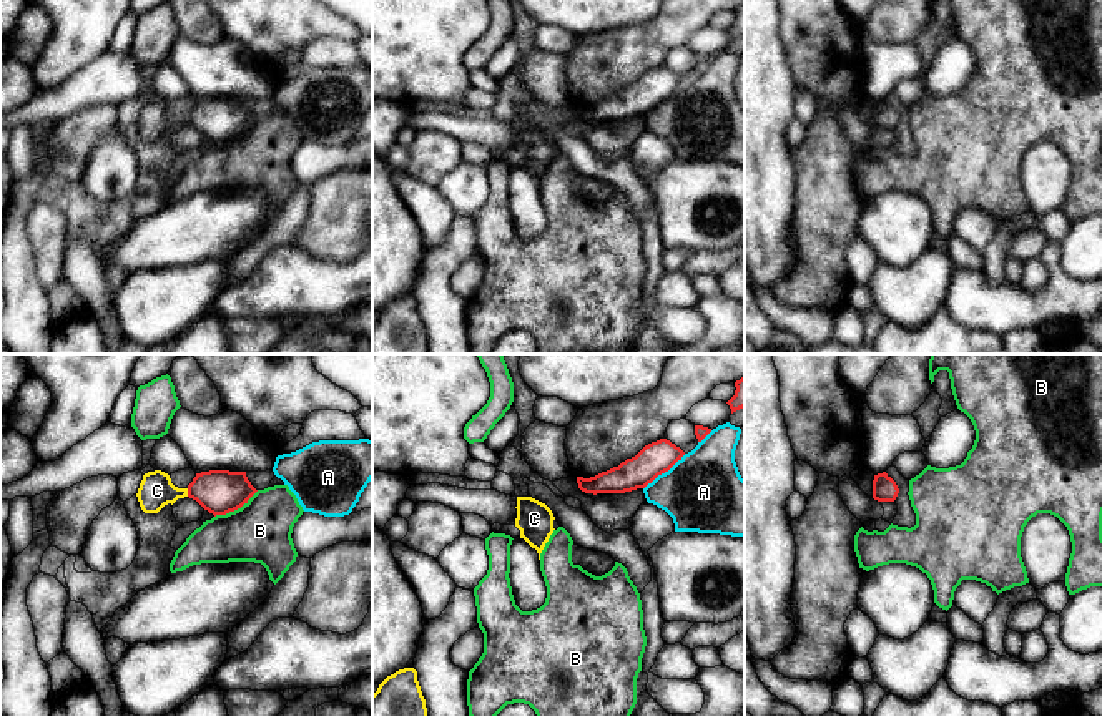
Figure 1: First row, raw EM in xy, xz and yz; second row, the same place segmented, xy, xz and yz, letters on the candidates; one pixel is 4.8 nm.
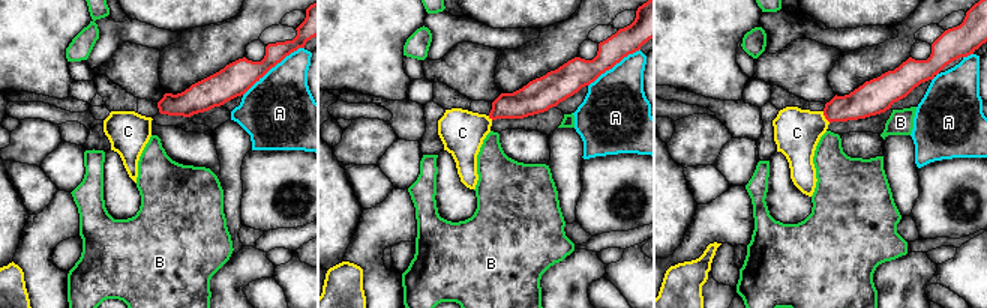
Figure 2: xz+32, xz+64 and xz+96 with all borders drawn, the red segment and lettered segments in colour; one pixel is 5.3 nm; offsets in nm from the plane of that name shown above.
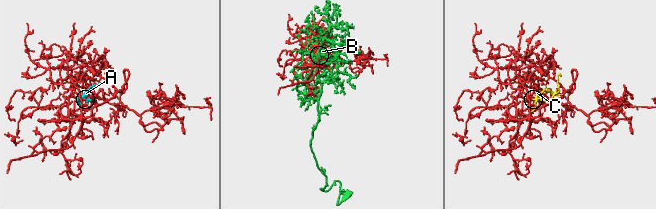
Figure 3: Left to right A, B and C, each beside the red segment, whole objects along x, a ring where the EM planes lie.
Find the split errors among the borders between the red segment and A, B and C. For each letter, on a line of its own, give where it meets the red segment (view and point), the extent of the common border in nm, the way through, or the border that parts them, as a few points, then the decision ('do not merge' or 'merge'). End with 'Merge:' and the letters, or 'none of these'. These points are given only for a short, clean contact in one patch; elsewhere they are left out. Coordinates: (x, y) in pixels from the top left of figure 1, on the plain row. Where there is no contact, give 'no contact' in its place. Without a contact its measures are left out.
A: contact xz (664, 100); length 260 nm; do not merge
B: contact xy (236, 137); length 260 nm; do not merge
C: contact xy (188, 120); length 40 nm; way xy (220, 120), (188, 120), (157, 118); merge
Merge: C

